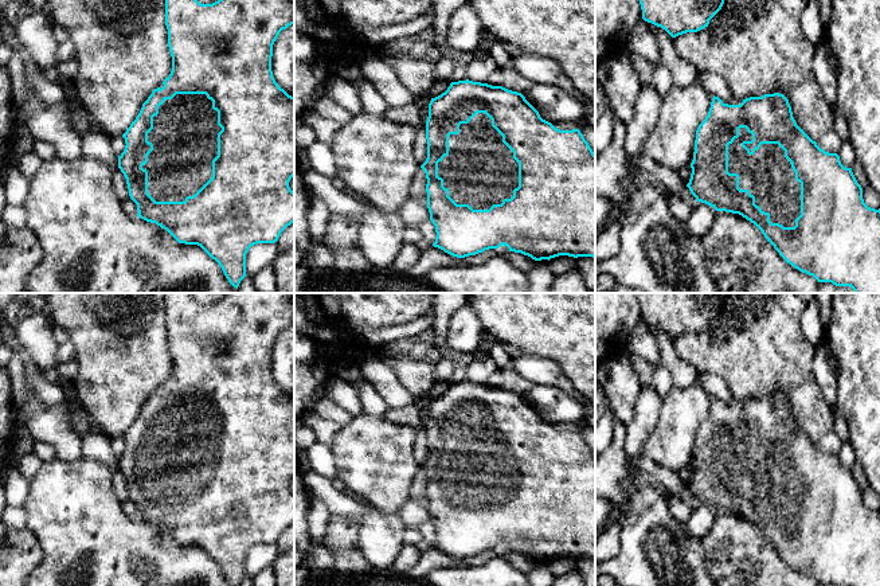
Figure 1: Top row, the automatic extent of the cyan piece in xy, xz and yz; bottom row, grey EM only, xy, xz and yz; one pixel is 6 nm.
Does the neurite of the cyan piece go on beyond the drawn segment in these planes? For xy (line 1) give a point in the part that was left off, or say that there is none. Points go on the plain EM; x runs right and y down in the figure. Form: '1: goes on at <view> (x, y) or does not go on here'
1: goes on at xy (184, 437)

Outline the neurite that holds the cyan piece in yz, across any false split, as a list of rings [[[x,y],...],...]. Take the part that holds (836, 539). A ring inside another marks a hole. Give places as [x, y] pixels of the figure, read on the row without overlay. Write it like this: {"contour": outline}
{"contour": [[[779,394],[750,398],[746,401],[732,399],[723,403],[719,398],[712,399],[705,421],[696,431],[692,474],[687,488],[697,503],[713,508],[716,512],[739,515],[754,524],[774,547],[779,556],[802,574],[813,577],[818,583],[832,583],[833,586],[880,586],[880,509],[868,508],[863,500],[863,489],[857,484],[852,469],[841,465],[837,454],[821,450],[795,423],[789,401]]]}

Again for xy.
{"contour": [[[164,293],[165,327],[172,372],[152,392],[142,409],[122,435],[125,450],[118,457],[130,500],[137,505],[137,517],[167,531],[179,544],[197,546],[222,569],[231,586],[246,578],[246,555],[257,544],[275,544],[281,534],[294,523],[294,493],[289,488],[294,477],[294,398],[275,383],[271,372],[273,345],[279,333],[294,325],[294,293],[227,293],[212,305],[199,304],[191,293]]]}

